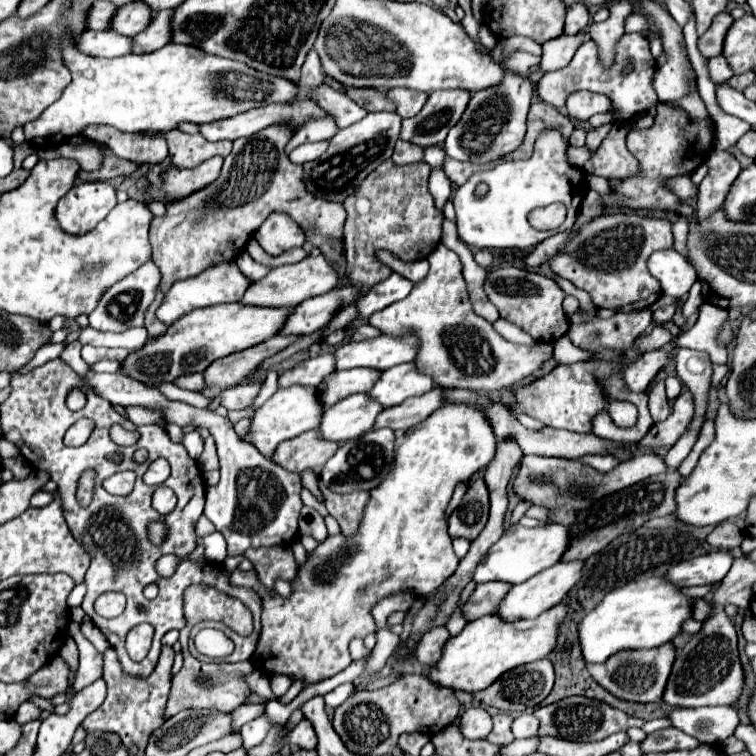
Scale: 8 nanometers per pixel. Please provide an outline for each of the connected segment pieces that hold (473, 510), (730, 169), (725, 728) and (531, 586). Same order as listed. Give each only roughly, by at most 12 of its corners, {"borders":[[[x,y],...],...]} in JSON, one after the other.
{"borders":[[[470,482],[448,516],[452,538],[474,540],[488,520],[488,490]],[[714,150],[700,182],[696,216],[708,220],[722,208],[730,182],[742,170],[726,150]],[[732,706],[676,708],[674,728],[722,744],[738,726]],[[558,562],[512,586],[496,608],[506,622],[554,608],[582,562]]]}

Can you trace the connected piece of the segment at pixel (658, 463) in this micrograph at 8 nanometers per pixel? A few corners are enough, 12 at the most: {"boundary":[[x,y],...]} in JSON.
{"boundary":[[638,454],[608,474],[574,460],[524,456],[522,500],[570,526],[598,498],[668,472]]}

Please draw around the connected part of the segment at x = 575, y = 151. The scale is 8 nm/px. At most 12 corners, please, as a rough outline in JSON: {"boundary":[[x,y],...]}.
{"boundary":[[568,148],[568,160],[580,168],[592,154],[586,148]]}

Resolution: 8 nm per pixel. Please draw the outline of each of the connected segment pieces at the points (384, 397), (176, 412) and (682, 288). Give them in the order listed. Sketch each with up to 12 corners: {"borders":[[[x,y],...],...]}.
{"borders":[[[408,362],[382,372],[368,396],[382,408],[434,388]],[[124,374],[82,380],[120,406],[208,428],[220,482],[204,514],[228,556],[298,534],[300,474],[242,442],[228,418]],[[676,250],[648,258],[650,274],[662,292],[688,294],[696,270]]]}

